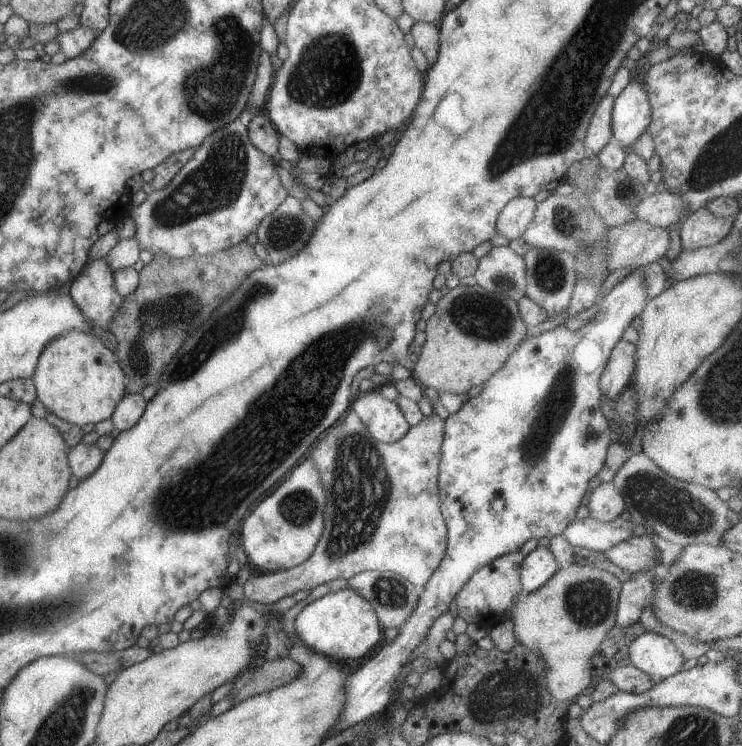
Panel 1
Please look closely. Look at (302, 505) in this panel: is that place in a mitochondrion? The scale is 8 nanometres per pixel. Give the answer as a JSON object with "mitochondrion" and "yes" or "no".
{"mitochondrion":"yes"}

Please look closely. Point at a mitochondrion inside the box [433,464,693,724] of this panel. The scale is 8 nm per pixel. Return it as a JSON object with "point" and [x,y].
{"point":[589,602]}

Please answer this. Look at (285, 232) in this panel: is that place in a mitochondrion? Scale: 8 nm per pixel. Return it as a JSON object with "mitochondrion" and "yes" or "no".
{"mitochondrion":"yes"}

